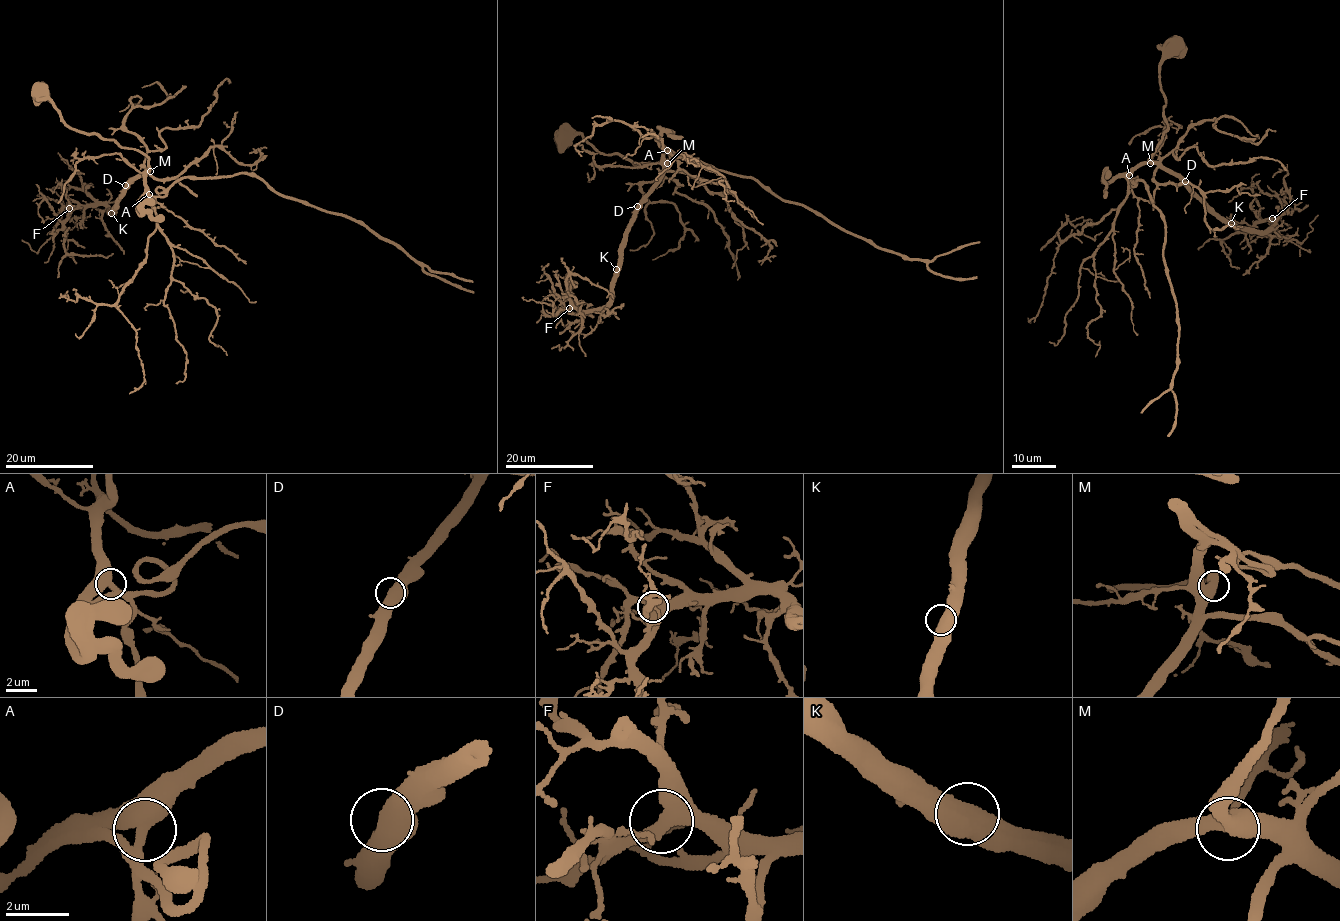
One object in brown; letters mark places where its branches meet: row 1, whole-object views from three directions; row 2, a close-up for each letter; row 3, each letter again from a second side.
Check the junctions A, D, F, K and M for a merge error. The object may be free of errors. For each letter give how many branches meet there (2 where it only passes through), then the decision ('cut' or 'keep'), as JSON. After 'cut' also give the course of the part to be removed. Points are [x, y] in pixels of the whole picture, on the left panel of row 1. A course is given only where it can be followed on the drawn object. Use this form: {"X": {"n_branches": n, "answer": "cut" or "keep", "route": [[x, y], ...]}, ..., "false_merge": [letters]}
{"A": {"n_branches": 2, "answer": "keep"}, "D": {"n_branches": 2, "answer": "keep"}, "F": {"n_branches": 2, "answer": "keep"}, "K": {"n_branches": 2, "answer": "keep"}, "M": {"n_branches": 2, "answer": "keep"}, "false_merge": []}

